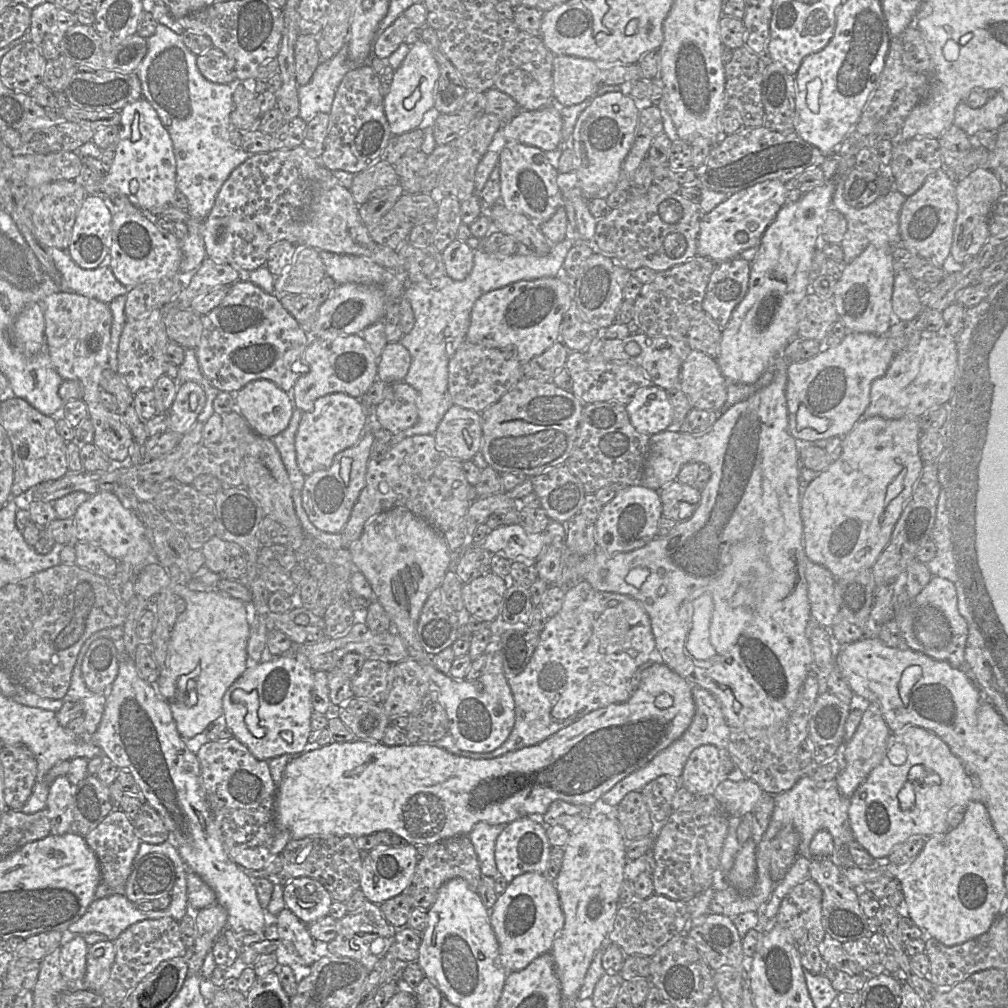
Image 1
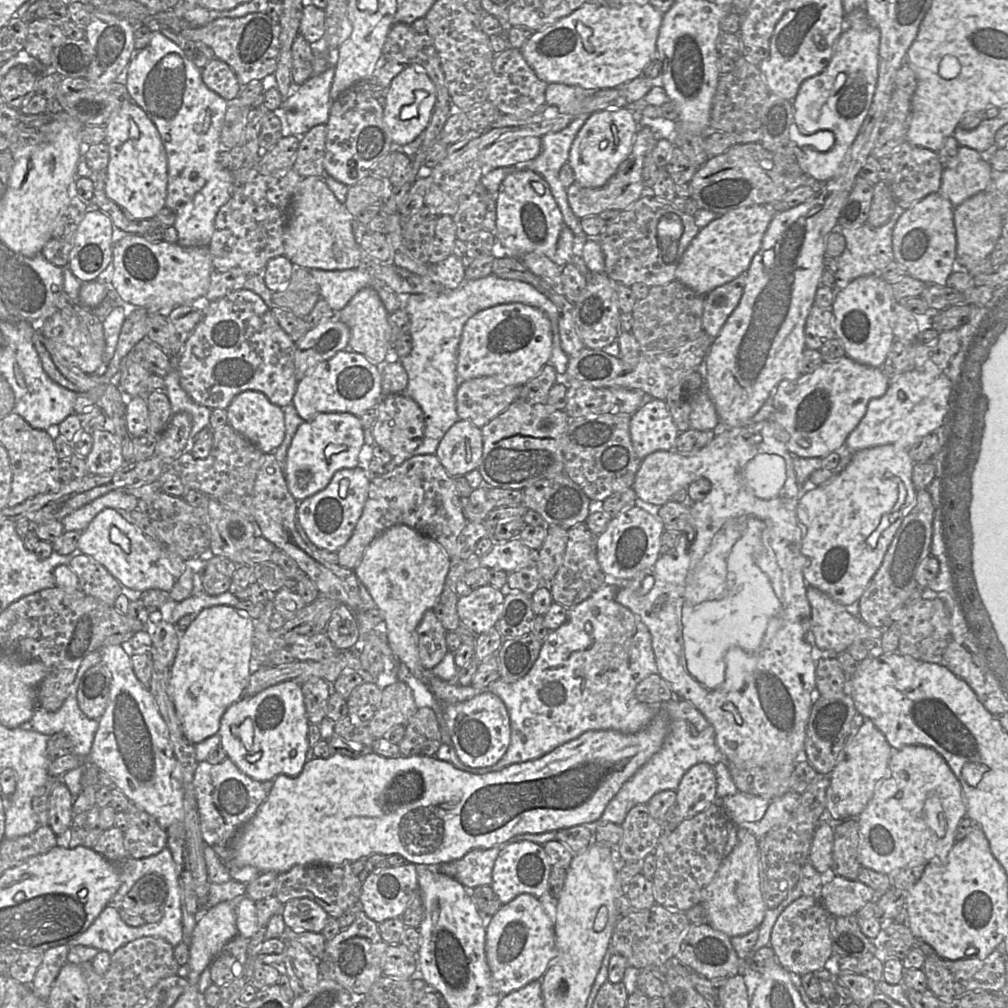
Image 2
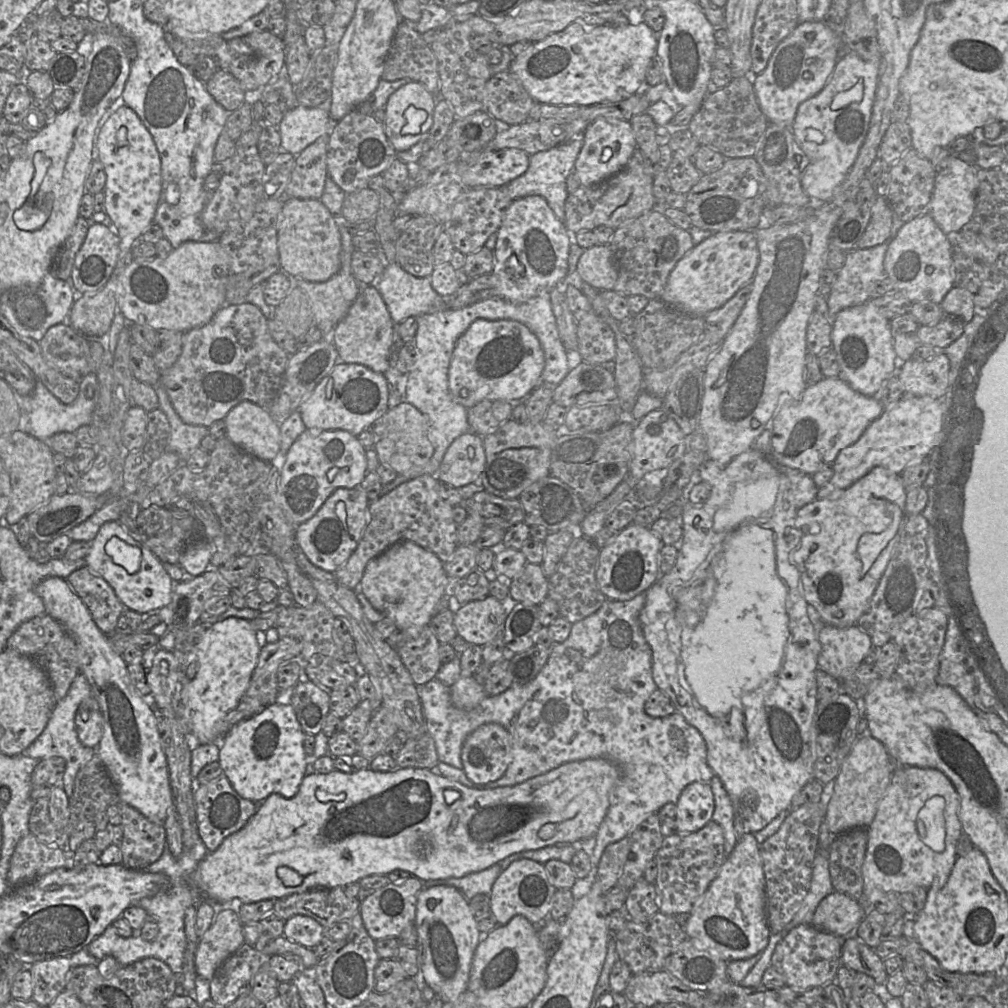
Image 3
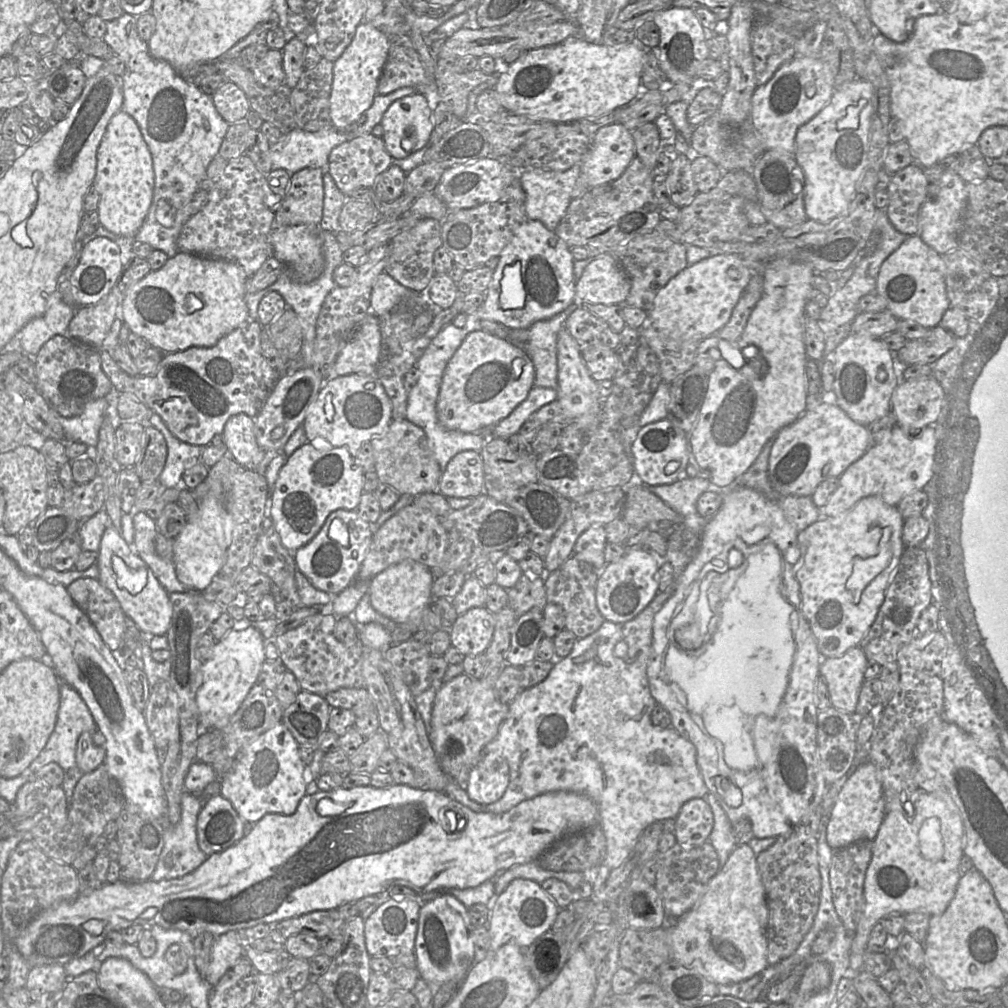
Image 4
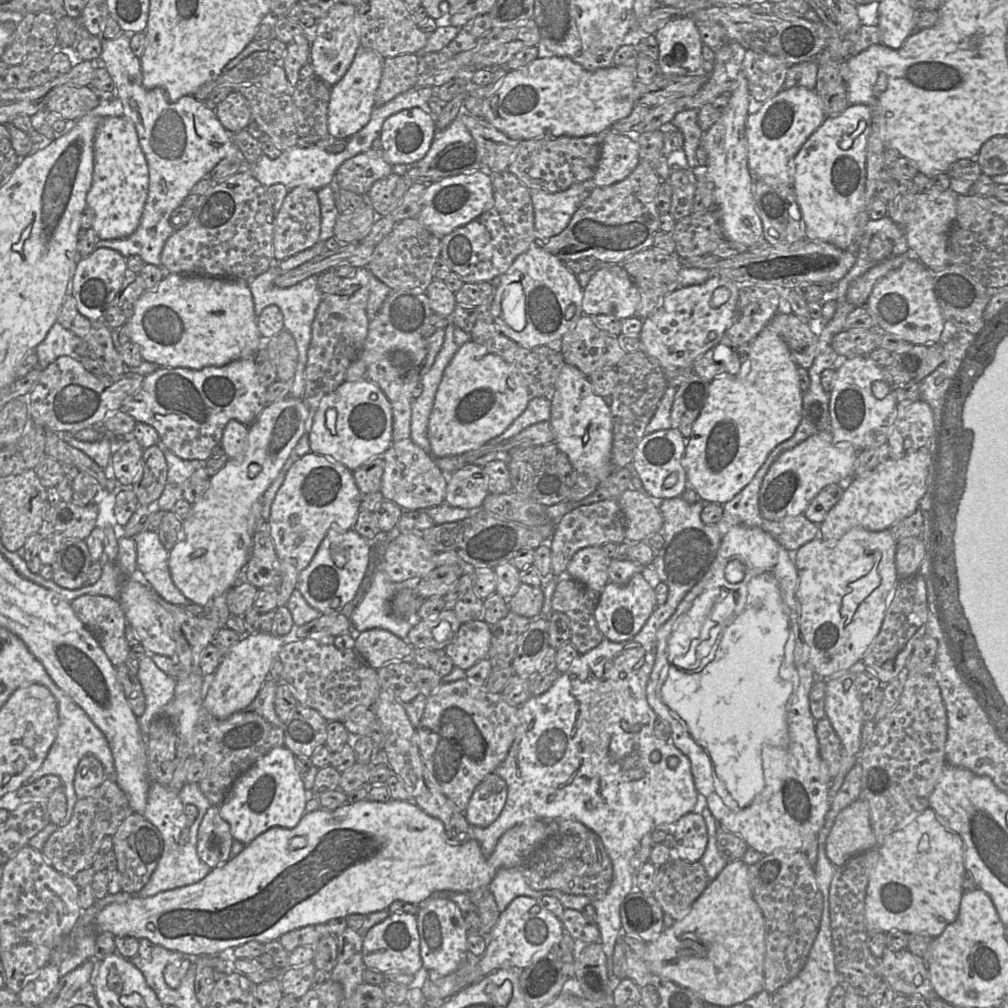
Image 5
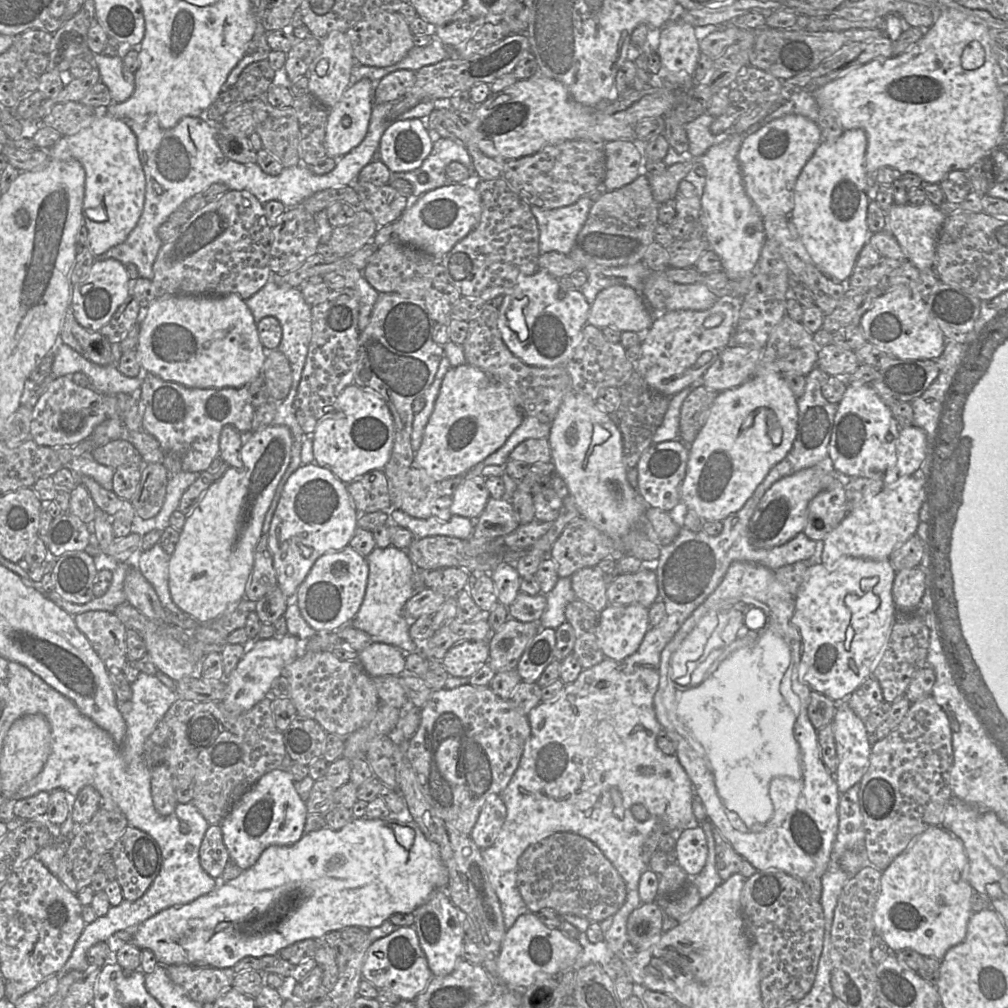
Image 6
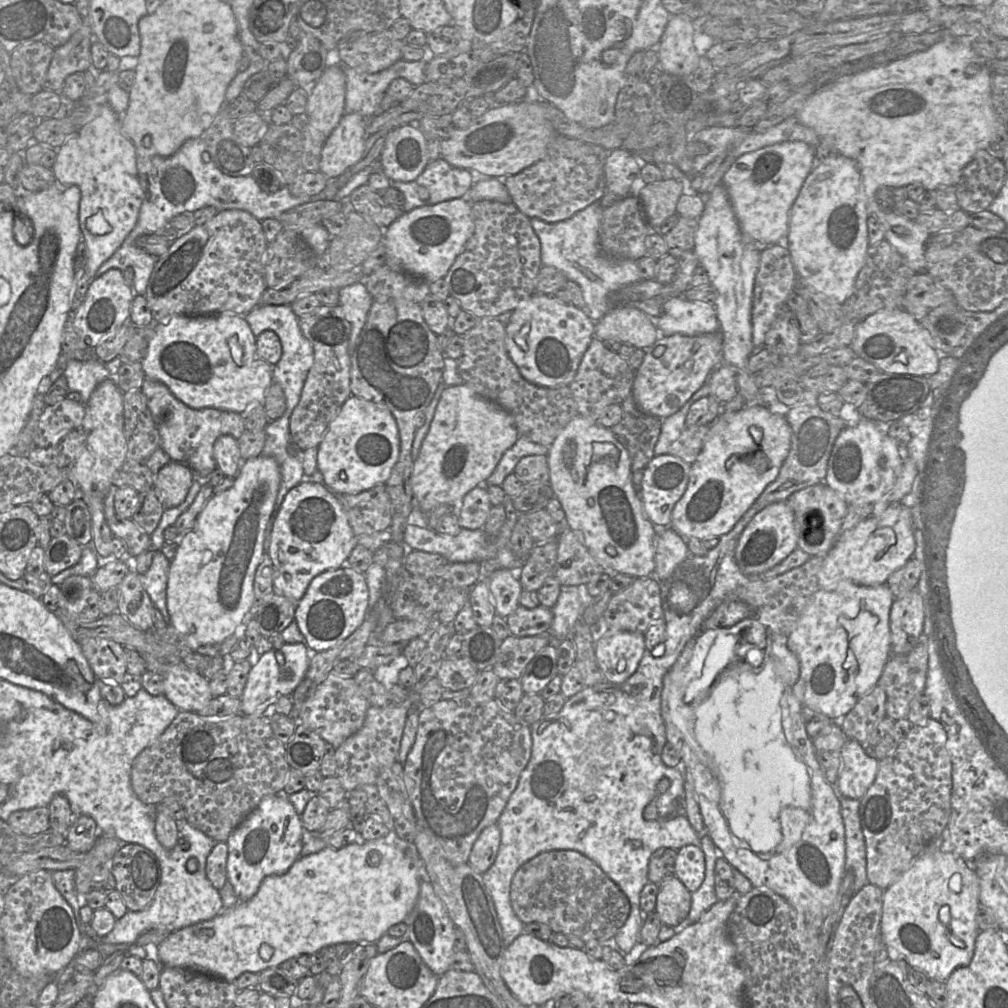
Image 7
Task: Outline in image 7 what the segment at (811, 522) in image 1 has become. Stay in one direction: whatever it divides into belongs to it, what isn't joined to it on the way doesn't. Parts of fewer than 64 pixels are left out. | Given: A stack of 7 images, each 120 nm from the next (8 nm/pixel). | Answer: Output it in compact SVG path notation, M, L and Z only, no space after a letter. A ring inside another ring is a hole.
M843 580L833 591L817 590L788 637L789 649L796 655L800 664L805 707L821 712L835 722L839 722L864 694L878 684L891 656L890 612L894 599L887 583L863 586Z

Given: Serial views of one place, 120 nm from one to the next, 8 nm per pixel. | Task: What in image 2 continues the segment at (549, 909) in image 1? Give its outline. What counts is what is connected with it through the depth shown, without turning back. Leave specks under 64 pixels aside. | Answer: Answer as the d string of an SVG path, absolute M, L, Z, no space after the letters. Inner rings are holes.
M520 894L490 918L486 930L486 959L494 987L501 996L540 980L556 955L555 925L547 916L540 900Z

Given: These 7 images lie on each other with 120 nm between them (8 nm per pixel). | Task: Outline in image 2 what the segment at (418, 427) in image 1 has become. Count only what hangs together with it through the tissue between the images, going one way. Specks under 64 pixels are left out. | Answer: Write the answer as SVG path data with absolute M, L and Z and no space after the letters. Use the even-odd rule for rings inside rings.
M495 275L478 280L464 281L455 290L445 290L437 295L411 294L405 298L405 310L411 322L412 350L401 363L408 375L405 393L422 409L425 417L424 438L415 454L435 454L446 432L459 420L456 409L456 376L458 348L465 323L476 313L500 304L523 303L541 310L549 319L552 332L552 353L549 363L562 377L570 357L560 343L558 312L544 294L529 283L502 279Z

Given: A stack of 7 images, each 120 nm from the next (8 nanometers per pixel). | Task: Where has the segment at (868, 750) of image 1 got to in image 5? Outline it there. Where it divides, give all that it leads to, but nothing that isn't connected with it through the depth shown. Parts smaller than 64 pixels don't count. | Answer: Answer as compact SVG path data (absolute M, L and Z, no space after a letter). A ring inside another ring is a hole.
M859 798L839 812L827 838L826 851L835 867L876 847L868 802Z

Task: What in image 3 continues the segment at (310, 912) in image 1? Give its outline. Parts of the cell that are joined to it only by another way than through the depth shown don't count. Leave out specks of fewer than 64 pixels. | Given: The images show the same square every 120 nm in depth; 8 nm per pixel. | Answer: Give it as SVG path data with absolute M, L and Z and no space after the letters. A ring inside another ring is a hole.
M295 915L284 922L284 936L290 941L314 949L324 935L324 928L305 915Z

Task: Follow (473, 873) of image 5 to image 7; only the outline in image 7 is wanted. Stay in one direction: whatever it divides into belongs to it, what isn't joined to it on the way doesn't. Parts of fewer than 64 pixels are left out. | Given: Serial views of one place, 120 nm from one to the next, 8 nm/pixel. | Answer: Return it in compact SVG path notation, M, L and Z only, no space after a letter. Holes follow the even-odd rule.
M390 829L389 833L382 838L367 842L357 841L340 849L333 849L327 845L319 852L299 857L286 873L264 878L259 890L250 900L246 902L239 901L232 908L223 909L220 914L210 920L199 922L167 934L156 949L154 949L154 955L162 966L186 968L229 982L234 982L234 980L244 972L259 974L267 968L280 967L280 965L288 959L316 953L325 946L337 945L340 943L355 945L377 943L383 935L388 933L390 927L405 921L414 908L419 897L420 879L418 877L418 871L421 866L422 860L419 857L414 841L409 842L399 838L394 829Z

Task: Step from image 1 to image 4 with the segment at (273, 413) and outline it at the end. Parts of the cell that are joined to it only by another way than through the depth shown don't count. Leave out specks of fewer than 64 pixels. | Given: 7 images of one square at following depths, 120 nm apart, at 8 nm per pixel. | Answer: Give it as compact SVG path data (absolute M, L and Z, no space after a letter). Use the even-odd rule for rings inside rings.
M239 413L230 417L223 430L228 453L243 467L255 470L265 458L255 435L255 419Z

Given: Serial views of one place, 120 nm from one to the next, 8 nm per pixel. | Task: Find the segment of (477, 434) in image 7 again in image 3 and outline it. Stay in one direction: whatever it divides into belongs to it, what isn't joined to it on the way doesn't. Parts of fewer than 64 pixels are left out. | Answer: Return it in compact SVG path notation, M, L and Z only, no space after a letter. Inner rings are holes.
M475 320L458 339L448 371L449 391L469 409L484 400L522 402L541 382L545 356L537 337L514 320Z

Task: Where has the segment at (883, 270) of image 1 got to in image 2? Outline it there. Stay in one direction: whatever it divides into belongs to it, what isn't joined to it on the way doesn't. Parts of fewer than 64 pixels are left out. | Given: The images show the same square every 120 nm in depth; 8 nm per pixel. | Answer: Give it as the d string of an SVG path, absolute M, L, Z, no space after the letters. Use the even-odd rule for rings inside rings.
M880 274L858 277L836 292L832 306L834 333L841 341L845 355L858 363L881 368L895 340L893 308L892 285Z

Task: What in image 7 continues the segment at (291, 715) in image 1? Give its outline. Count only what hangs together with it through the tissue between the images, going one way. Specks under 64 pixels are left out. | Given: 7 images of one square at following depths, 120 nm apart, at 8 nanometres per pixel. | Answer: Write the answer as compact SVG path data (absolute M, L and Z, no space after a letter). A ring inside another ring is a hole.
M267 795L262 798L257 807L232 831L227 844L227 880L232 885L240 902L250 900L259 890L267 876L286 873L300 857L302 850L303 826L301 815L295 811L288 798L278 795Z

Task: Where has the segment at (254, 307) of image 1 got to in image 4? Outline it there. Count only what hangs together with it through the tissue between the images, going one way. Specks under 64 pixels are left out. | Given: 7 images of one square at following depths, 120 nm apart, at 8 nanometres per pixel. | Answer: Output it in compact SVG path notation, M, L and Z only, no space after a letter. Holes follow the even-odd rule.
M250 319L245 325L221 338L213 347L191 347L165 354L155 375L131 377L119 368L105 350L100 352L101 367L114 391L119 394L129 393L144 403L161 417L170 432L180 441L205 447L215 435L223 433L227 420L233 415L244 413L255 419L281 378L261 351L262 328L258 321Z

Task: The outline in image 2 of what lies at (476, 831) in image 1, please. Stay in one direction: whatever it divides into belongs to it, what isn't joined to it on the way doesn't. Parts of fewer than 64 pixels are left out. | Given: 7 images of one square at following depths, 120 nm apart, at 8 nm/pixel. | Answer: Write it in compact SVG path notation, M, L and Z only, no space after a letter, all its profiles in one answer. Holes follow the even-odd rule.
M505 845L473 849L459 860L439 865L439 872L454 878L466 889L491 885L495 861Z

